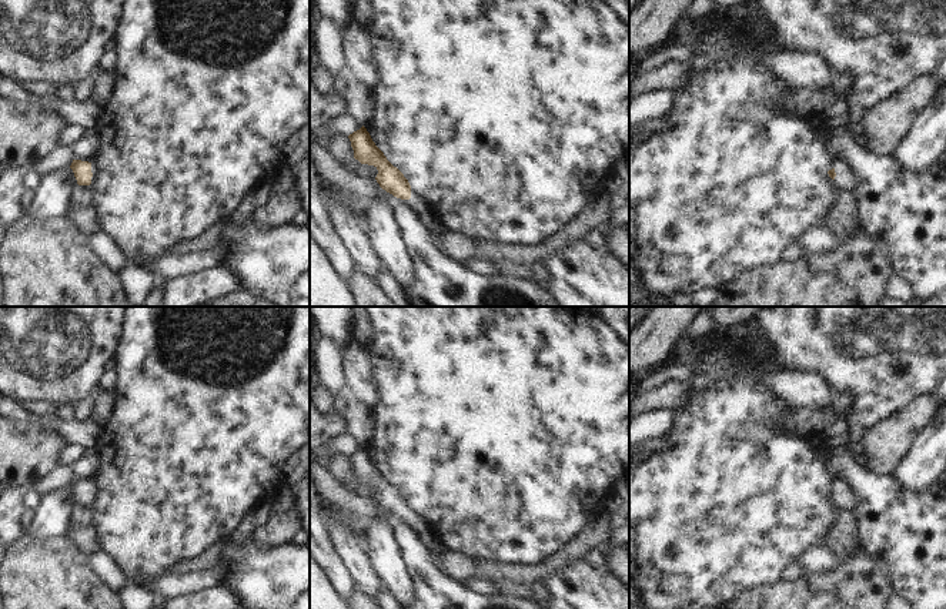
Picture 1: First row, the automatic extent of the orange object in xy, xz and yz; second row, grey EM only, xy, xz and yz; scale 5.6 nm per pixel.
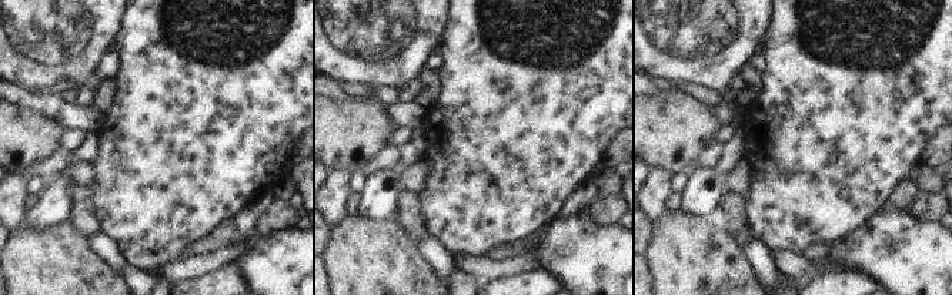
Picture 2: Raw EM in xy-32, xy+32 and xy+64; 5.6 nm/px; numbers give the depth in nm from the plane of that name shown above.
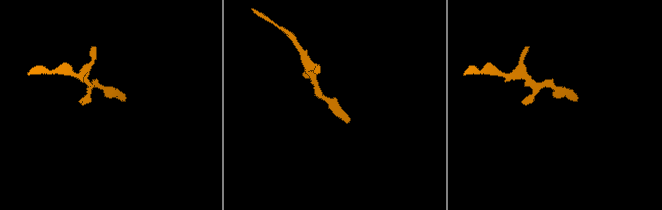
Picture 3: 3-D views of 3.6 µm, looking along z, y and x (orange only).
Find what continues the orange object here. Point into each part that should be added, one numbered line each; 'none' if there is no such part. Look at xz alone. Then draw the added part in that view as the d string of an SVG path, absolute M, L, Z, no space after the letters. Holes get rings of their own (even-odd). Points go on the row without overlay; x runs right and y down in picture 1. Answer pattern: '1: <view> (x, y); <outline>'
1: xz (427, 532); M411 511L410 523L418 531L422 542L431 552L435 552L442 545L441 538L435 532L434 526L417 511Z

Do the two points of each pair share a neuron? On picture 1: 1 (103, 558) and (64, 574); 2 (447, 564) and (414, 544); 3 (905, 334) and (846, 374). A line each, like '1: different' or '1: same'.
1: different
2: different
3: same

